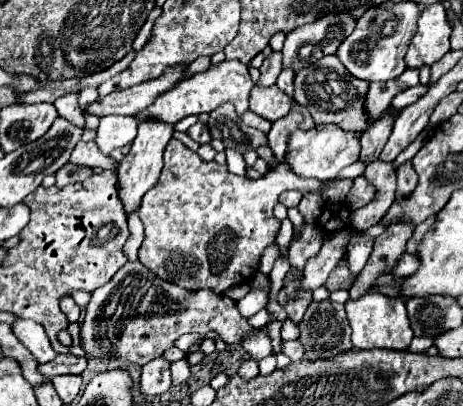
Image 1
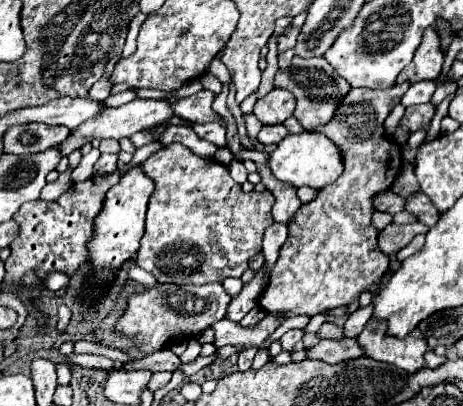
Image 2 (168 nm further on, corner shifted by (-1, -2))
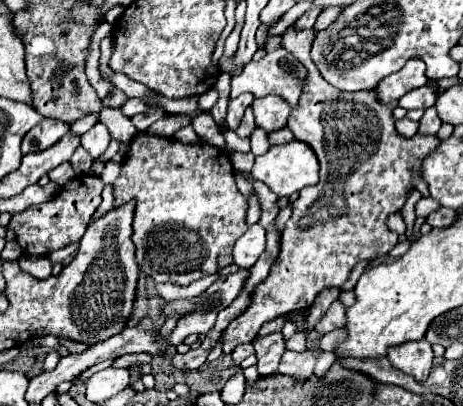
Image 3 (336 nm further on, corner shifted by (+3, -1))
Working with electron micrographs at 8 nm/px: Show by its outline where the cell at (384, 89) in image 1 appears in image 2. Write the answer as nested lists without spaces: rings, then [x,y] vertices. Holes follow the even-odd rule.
[[[403,82],[387,90],[351,88],[347,98],[339,106],[335,120],[331,120],[327,128],[317,128],[319,132],[335,140],[335,144],[339,144],[345,150],[345,170],[339,176],[339,180],[335,180],[335,184],[321,190],[313,202],[303,204],[297,210],[293,224],[289,224],[289,238],[281,248],[279,260],[271,272],[269,286],[263,290],[259,300],[265,312],[283,312],[287,316],[299,316],[299,314],[315,316],[317,312],[331,310],[359,298],[359,294],[369,290],[387,272],[389,258],[379,250],[377,230],[371,226],[371,214],[373,214],[371,200],[377,192],[391,188],[395,174],[399,172],[399,166],[401,166],[401,148],[395,140],[383,138],[385,134],[383,120],[399,104],[399,100],[403,98],[409,86],[411,86],[409,82]]]

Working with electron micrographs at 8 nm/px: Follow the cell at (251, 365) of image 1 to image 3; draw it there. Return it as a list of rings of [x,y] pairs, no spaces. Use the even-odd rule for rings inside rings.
[[[243,343],[243,345],[237,345],[237,347],[233,349],[231,359],[233,359],[235,365],[239,365],[239,363],[241,363],[245,357],[249,357],[249,355],[253,355],[253,343]]]

